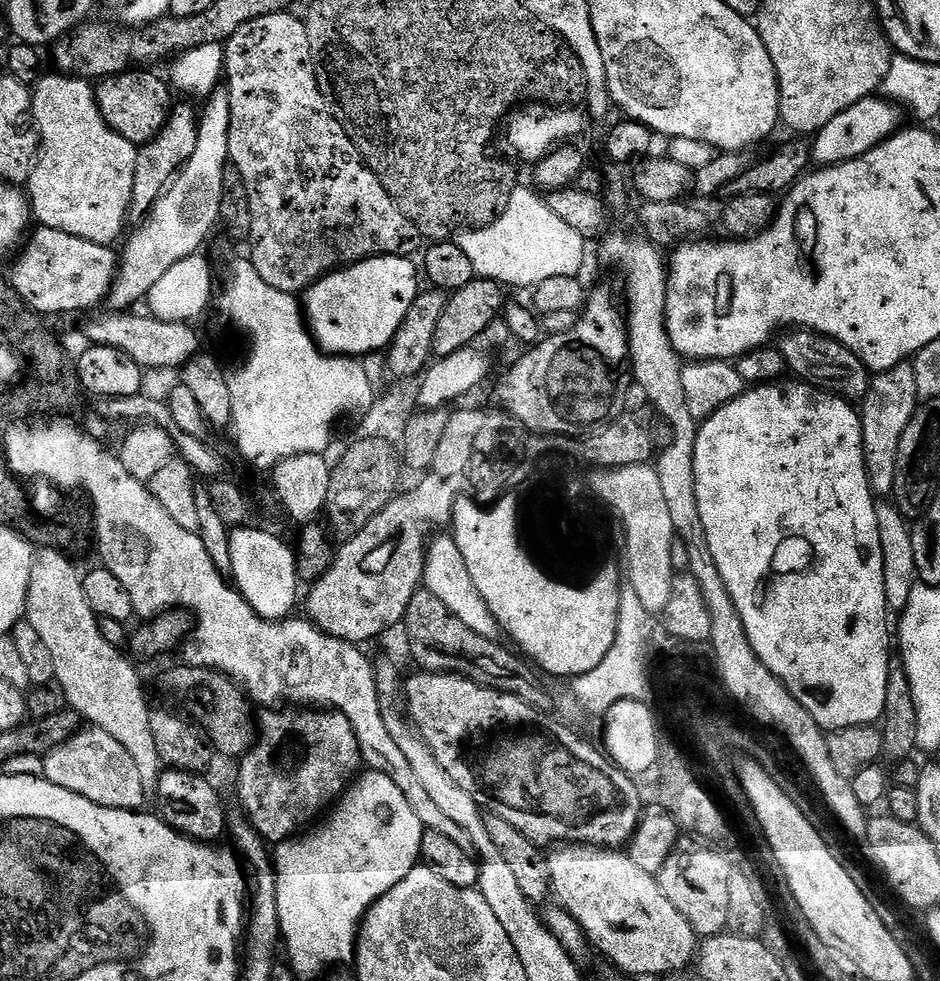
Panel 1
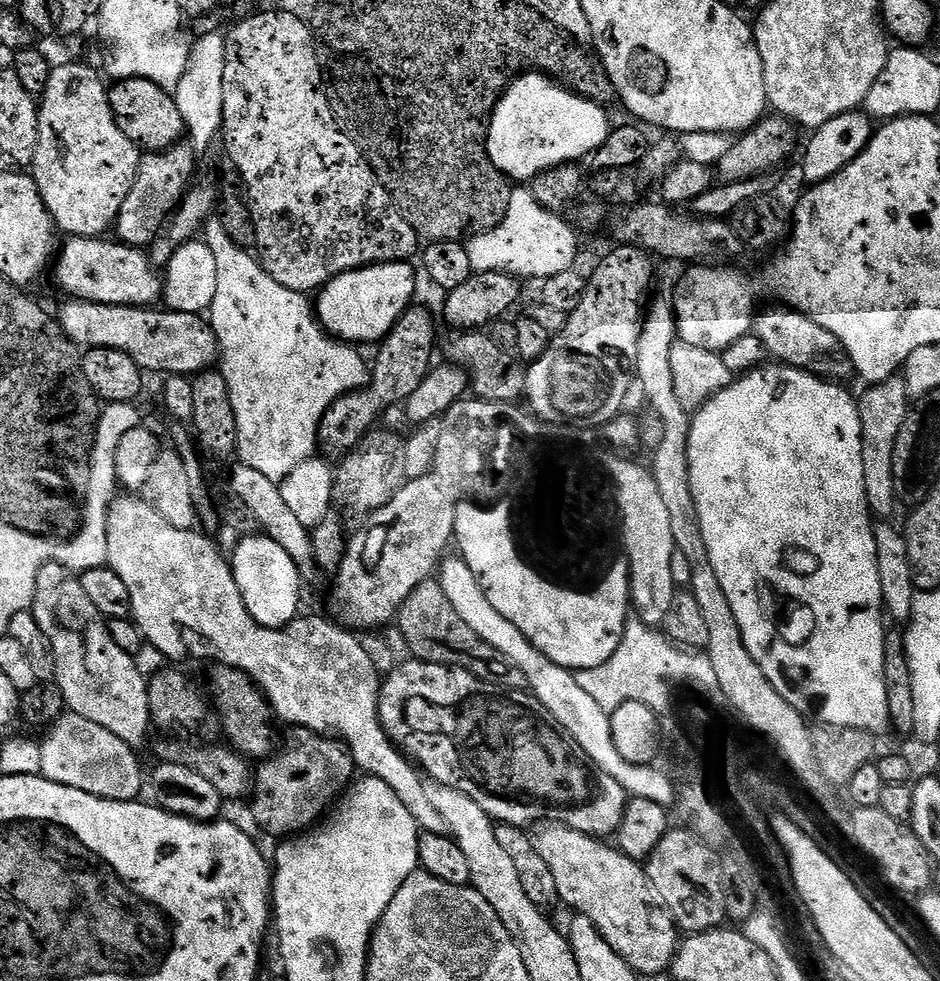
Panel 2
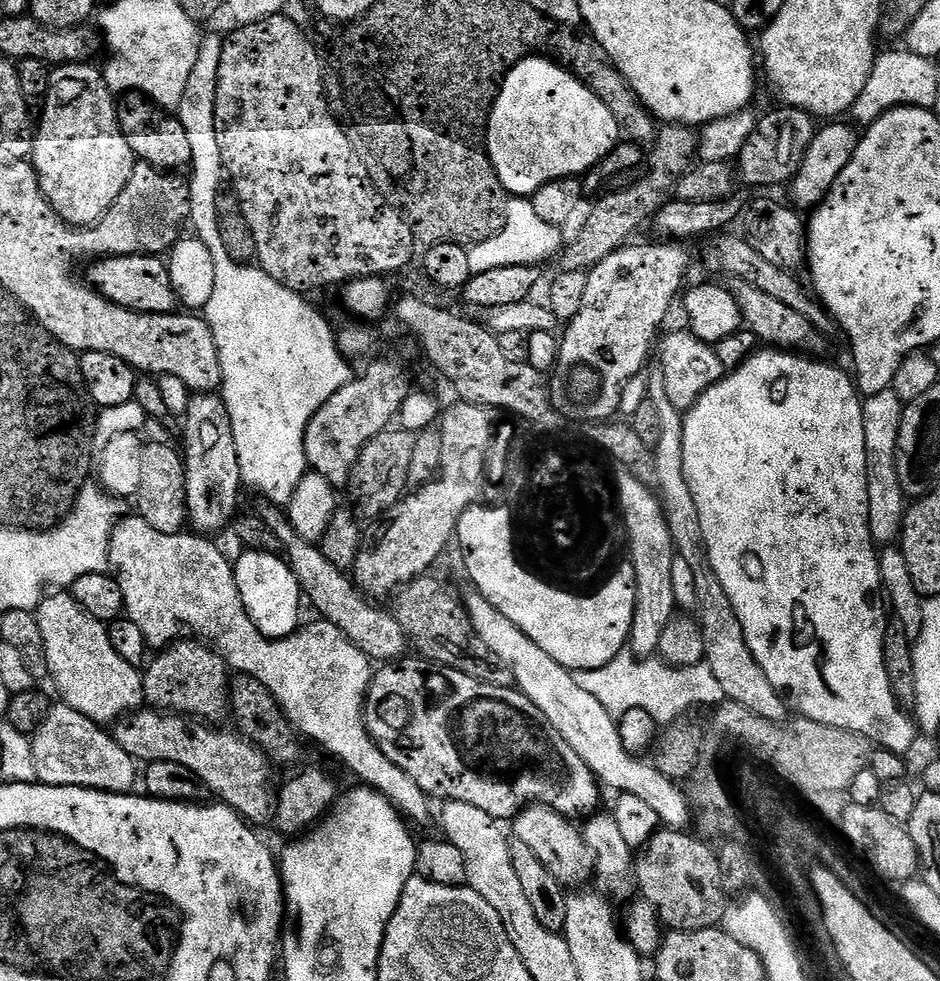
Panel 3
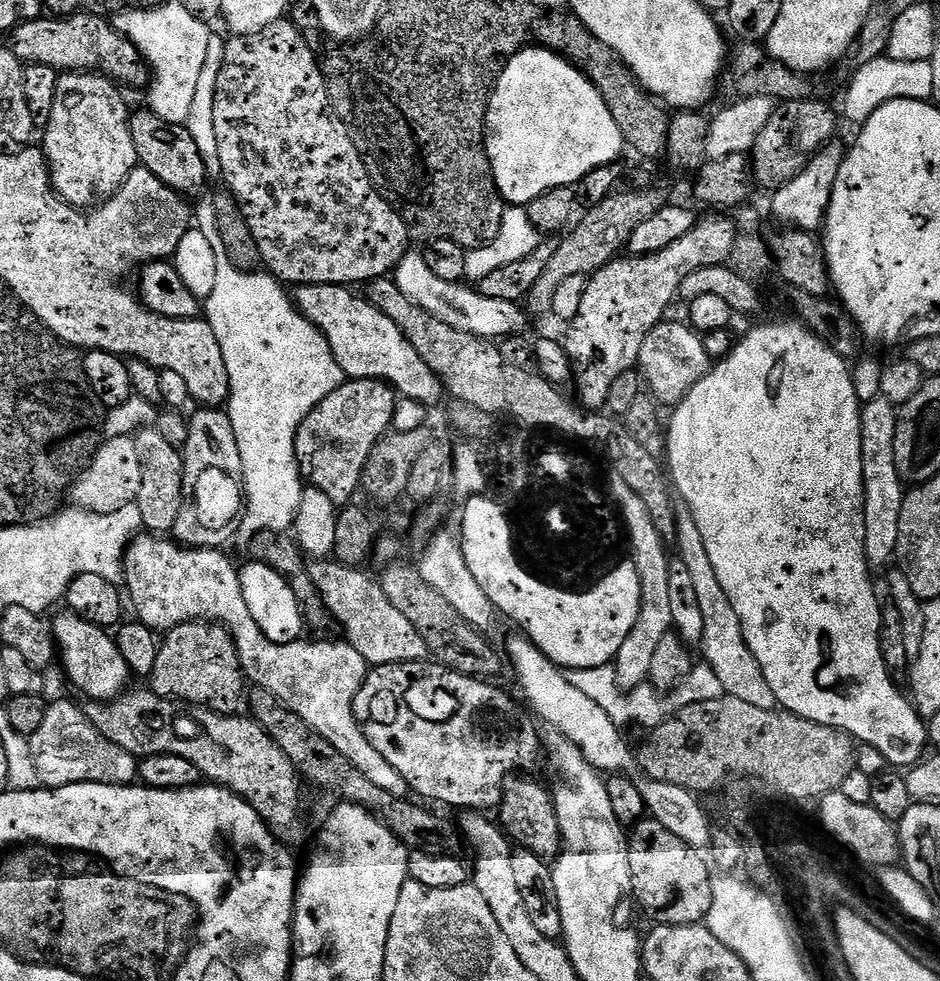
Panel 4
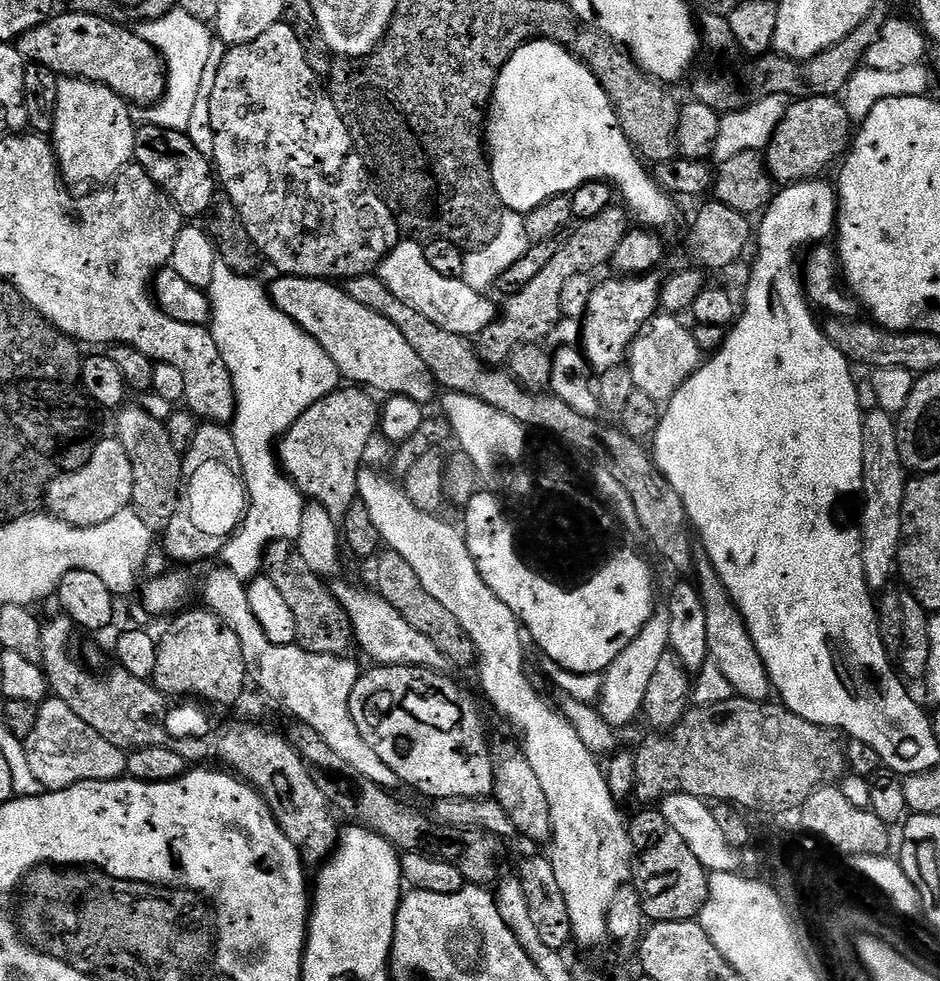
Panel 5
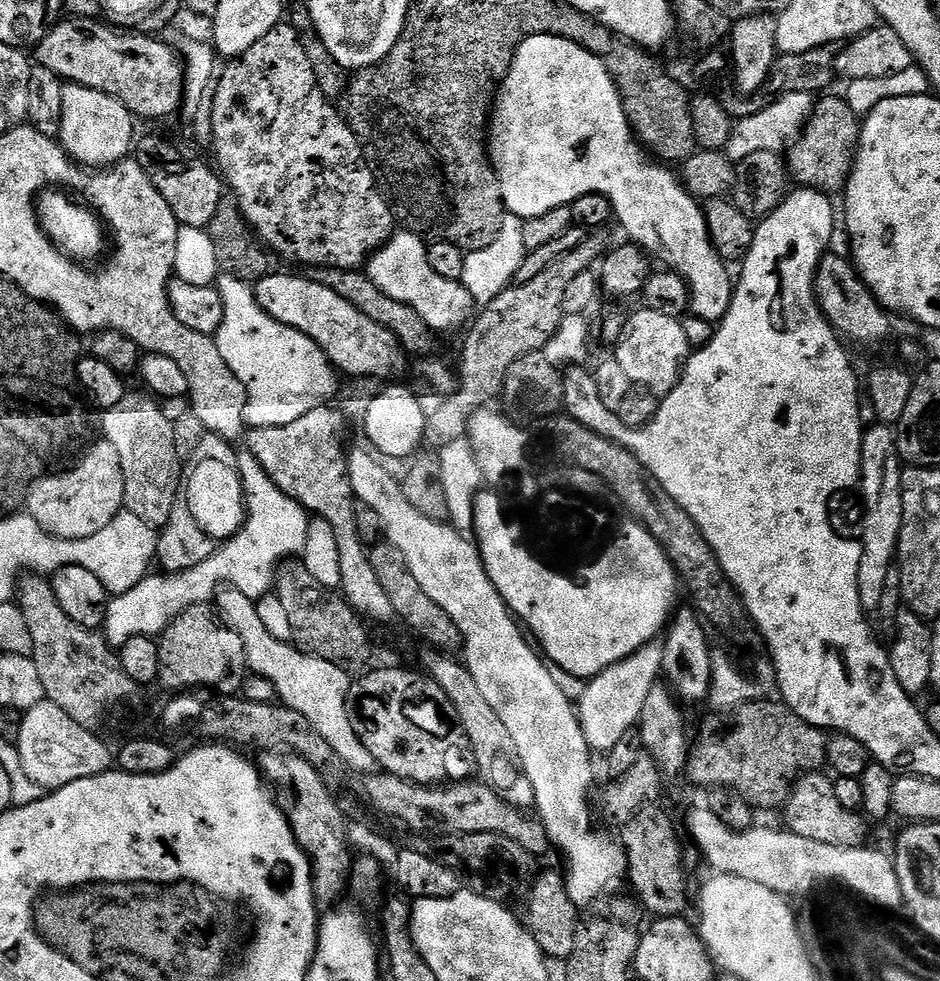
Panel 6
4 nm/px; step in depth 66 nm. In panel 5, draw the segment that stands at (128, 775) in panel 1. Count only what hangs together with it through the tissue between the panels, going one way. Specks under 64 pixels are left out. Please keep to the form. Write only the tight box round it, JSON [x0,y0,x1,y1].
[22,698,128,790]

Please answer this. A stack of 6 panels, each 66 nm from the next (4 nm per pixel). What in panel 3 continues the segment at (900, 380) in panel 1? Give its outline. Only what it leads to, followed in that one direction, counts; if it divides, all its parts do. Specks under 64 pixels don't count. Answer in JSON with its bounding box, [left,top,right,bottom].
[862,390,906,546]

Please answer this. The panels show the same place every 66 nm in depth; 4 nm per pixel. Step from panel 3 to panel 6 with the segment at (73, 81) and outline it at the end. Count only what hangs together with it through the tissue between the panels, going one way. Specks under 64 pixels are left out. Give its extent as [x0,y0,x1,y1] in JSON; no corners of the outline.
[58,83,134,170]

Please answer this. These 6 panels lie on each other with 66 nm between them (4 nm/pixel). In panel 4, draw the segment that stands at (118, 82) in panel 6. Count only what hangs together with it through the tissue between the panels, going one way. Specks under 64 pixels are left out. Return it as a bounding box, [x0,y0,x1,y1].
[6,10,150,86]

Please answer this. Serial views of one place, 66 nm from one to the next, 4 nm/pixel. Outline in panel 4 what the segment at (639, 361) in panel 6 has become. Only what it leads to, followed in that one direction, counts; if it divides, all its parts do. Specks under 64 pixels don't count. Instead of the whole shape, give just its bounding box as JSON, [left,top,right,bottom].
[638,322,714,406]

